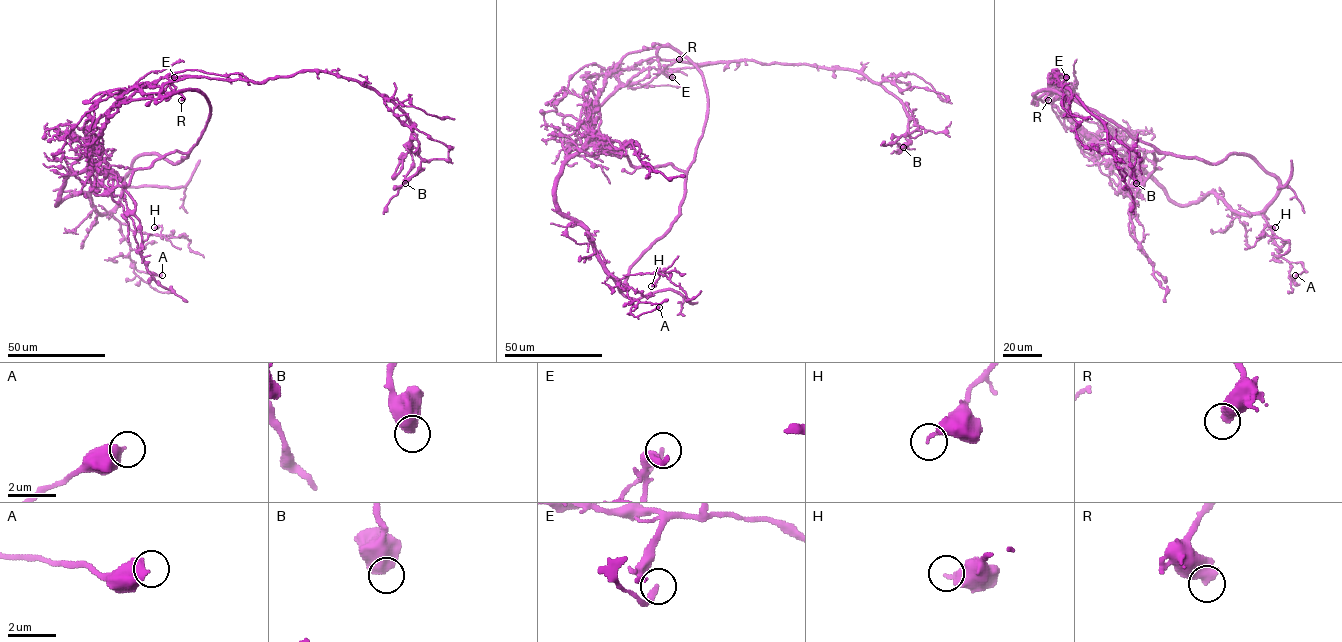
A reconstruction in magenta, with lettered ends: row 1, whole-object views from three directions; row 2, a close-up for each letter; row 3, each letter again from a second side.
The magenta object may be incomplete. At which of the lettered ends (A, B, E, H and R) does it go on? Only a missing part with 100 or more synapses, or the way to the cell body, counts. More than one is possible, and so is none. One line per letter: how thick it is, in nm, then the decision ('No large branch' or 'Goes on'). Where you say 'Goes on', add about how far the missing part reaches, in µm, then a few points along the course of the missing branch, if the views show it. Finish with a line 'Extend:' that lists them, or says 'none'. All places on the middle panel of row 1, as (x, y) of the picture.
A: Thickness 500 nm. No large branch
B: Thickness 650 nm. No large branch
E: Thickness 240 nm. No large branch
H: Thickness 360 nm. No large branch
R: Thickness 550 nm. No large branch
Extend: none

